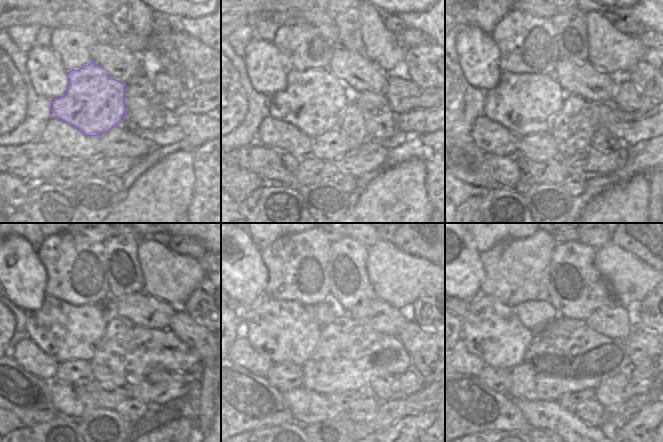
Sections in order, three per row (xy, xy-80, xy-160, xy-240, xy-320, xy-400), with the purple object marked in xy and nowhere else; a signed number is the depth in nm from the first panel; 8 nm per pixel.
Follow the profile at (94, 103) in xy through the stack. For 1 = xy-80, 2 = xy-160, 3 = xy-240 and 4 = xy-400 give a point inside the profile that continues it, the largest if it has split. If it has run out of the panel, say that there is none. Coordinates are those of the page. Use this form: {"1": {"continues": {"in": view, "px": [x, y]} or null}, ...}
{"1": {"continues": {"in": "xy-80", "px": [313, 101]}}, "2": {"continues": {"in": "xy-160", "px": [525, 104]}}, "3": {"continues": {"in": "xy-240", "px": [66, 332]}}, "4": {"continues": {"in": "xy-400", "px": [492, 331]}}}

